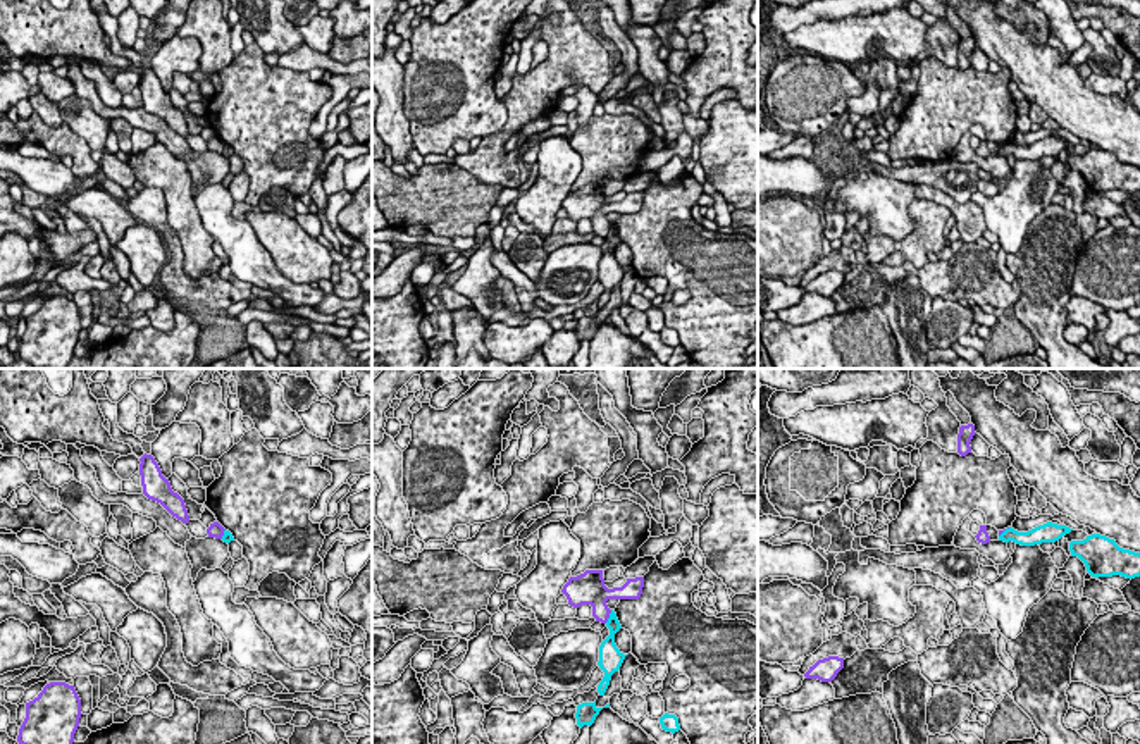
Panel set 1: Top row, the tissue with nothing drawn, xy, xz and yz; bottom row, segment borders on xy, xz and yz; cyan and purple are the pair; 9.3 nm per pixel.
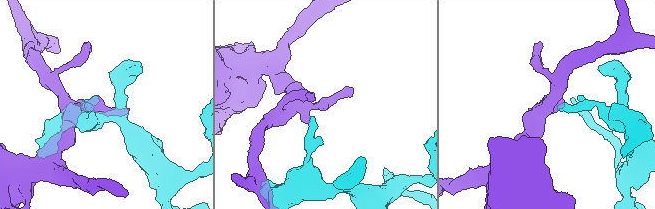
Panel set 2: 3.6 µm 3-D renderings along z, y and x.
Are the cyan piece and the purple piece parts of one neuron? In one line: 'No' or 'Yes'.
No

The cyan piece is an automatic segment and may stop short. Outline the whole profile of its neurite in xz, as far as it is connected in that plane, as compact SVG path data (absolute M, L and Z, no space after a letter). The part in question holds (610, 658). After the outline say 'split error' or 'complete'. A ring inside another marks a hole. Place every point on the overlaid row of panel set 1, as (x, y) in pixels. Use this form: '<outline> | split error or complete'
M613 610L610 613L606 627L610 629L610 636L599 646L599 661L598 661L599 668L604 672L604 677L598 685L599 696L604 696L610 685L611 675L620 670L627 656L615 644L615 634L622 629L622 625Z | complete

